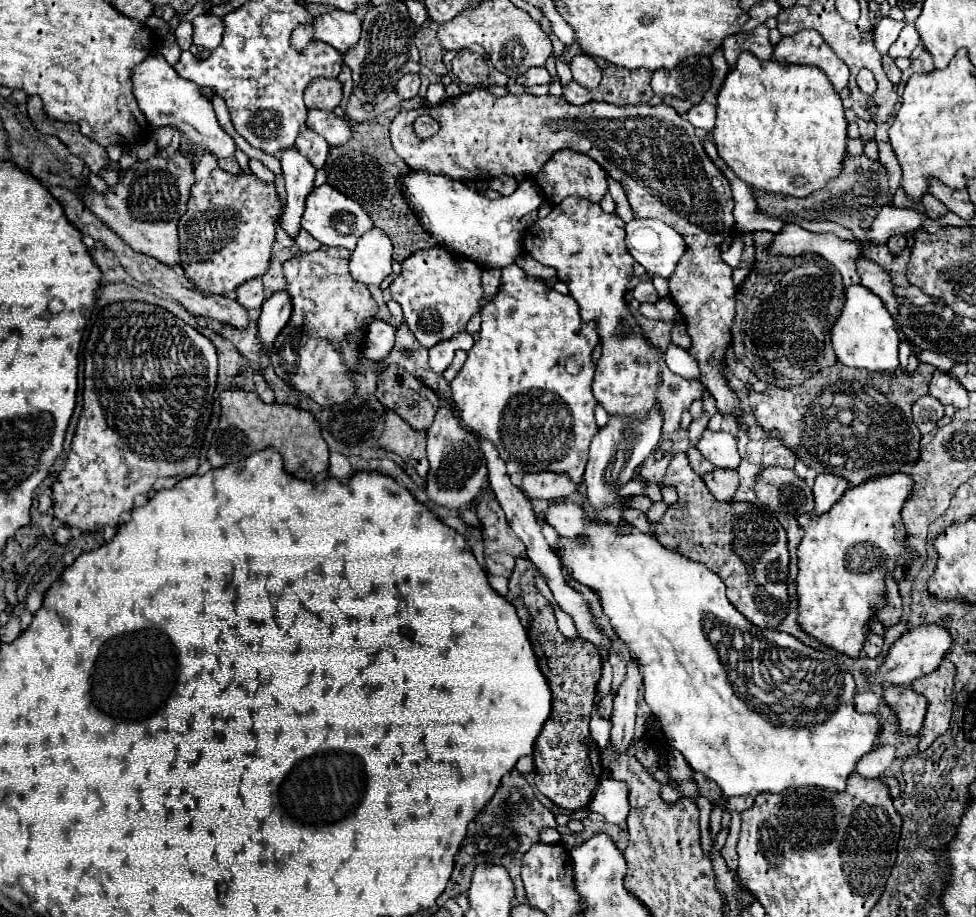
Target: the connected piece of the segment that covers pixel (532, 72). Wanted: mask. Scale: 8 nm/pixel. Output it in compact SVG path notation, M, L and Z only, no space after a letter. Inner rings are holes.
M529 68L521 78L517 78L519 84L523 86L535 86L535 84L549 84L551 76L547 72L547 68Z

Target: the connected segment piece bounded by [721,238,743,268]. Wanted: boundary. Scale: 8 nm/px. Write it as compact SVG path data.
M735 238L733 246L731 246L727 252L723 252L721 258L723 258L723 262L727 262L731 268L737 268L739 262L741 262L741 252L743 252L743 242L741 242L739 238Z

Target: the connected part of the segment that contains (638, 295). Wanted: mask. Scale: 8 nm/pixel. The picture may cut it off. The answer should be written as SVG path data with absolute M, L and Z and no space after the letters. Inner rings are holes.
M641 282L633 290L633 298L639 300L639 302L651 302L651 304L655 304L659 300L659 294L657 294L657 290L655 290L655 286L651 282Z

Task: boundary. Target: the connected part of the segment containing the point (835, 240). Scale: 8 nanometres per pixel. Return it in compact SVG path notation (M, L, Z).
M785 224L769 242L767 252L773 256L803 256L803 254L817 254L825 260L829 260L829 264L833 264L837 268L837 272L843 276L843 284L851 286L851 284L859 284L859 274L857 274L857 260L863 256L863 242L853 238L853 240L843 240L835 234L819 234L819 232L809 232L797 224Z

